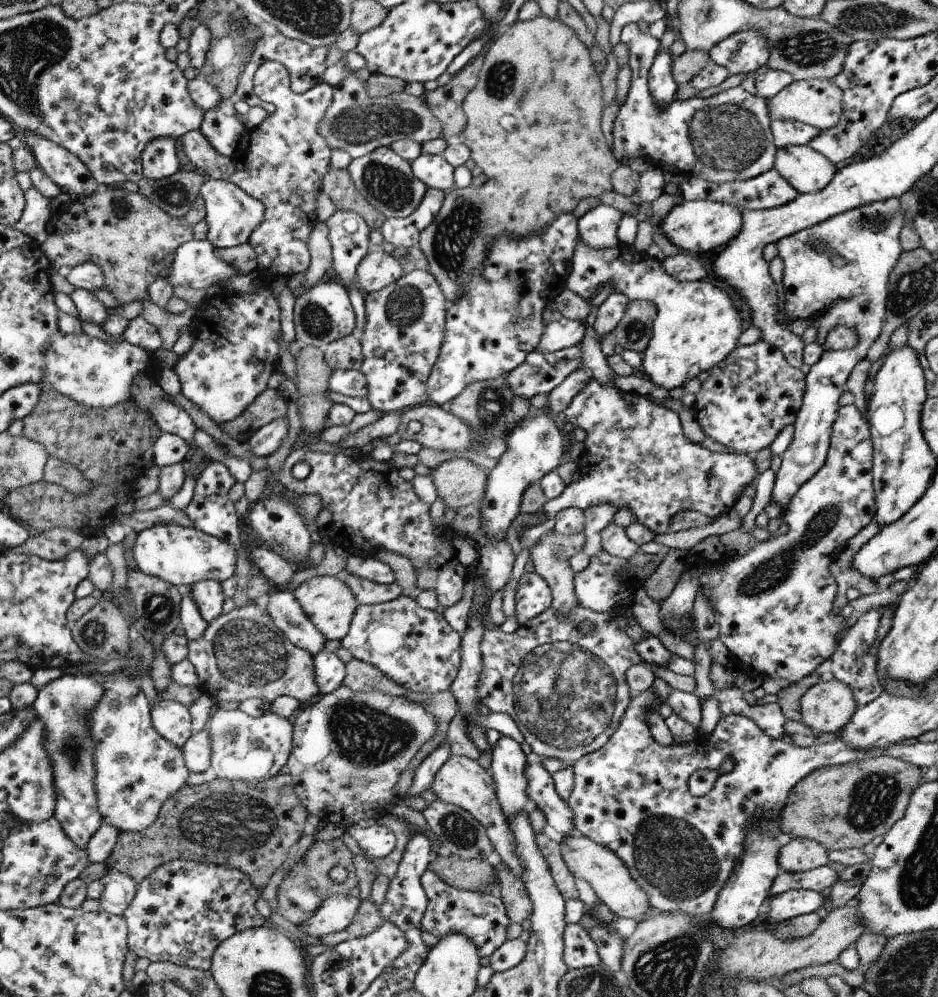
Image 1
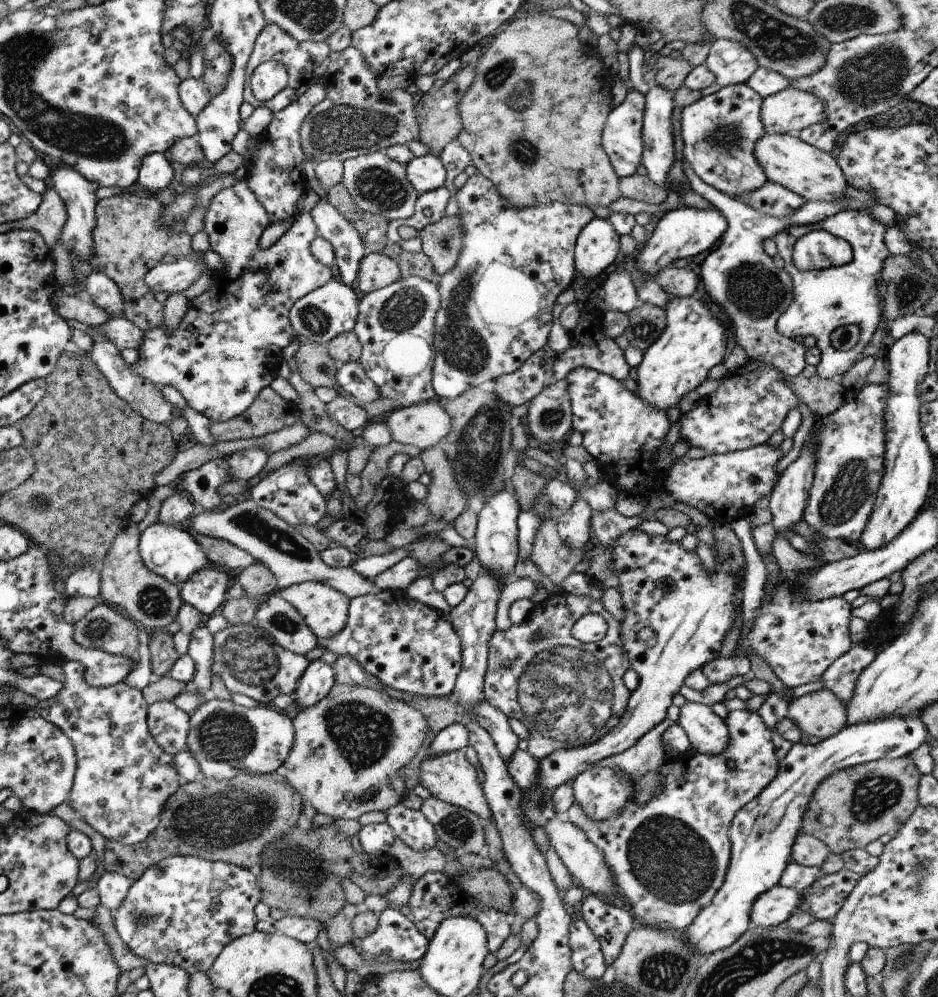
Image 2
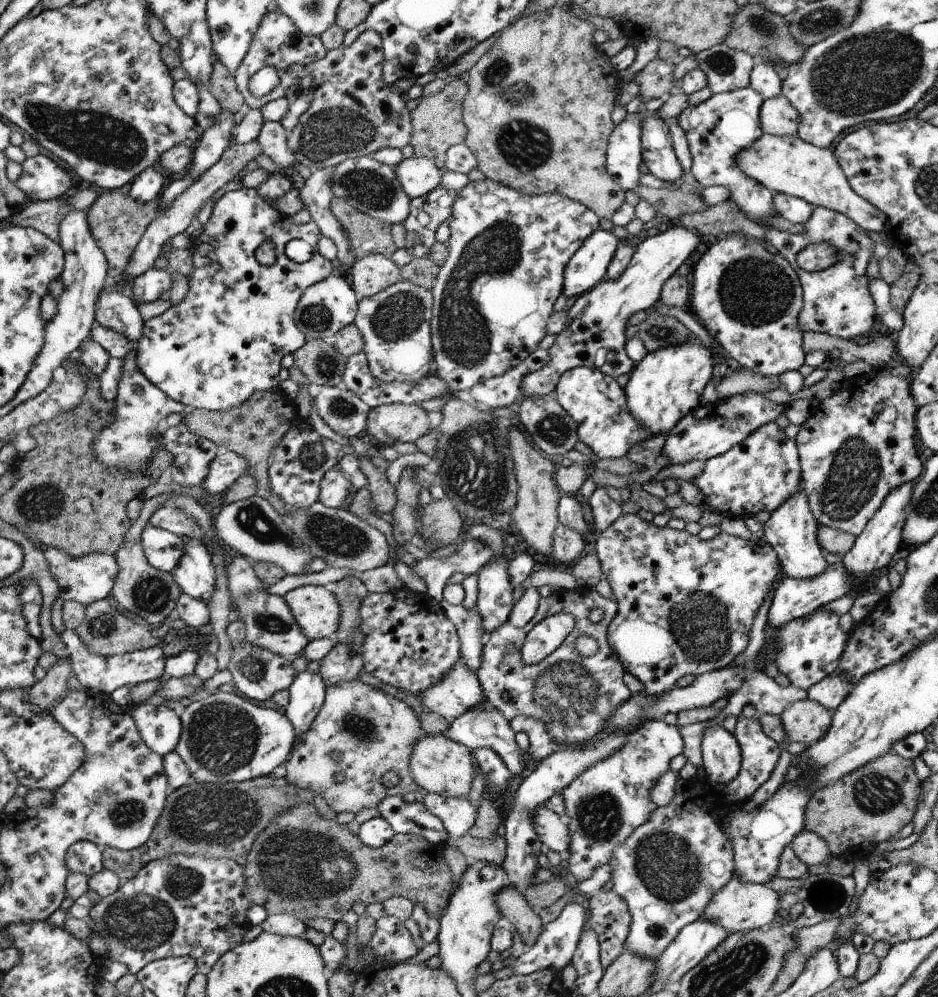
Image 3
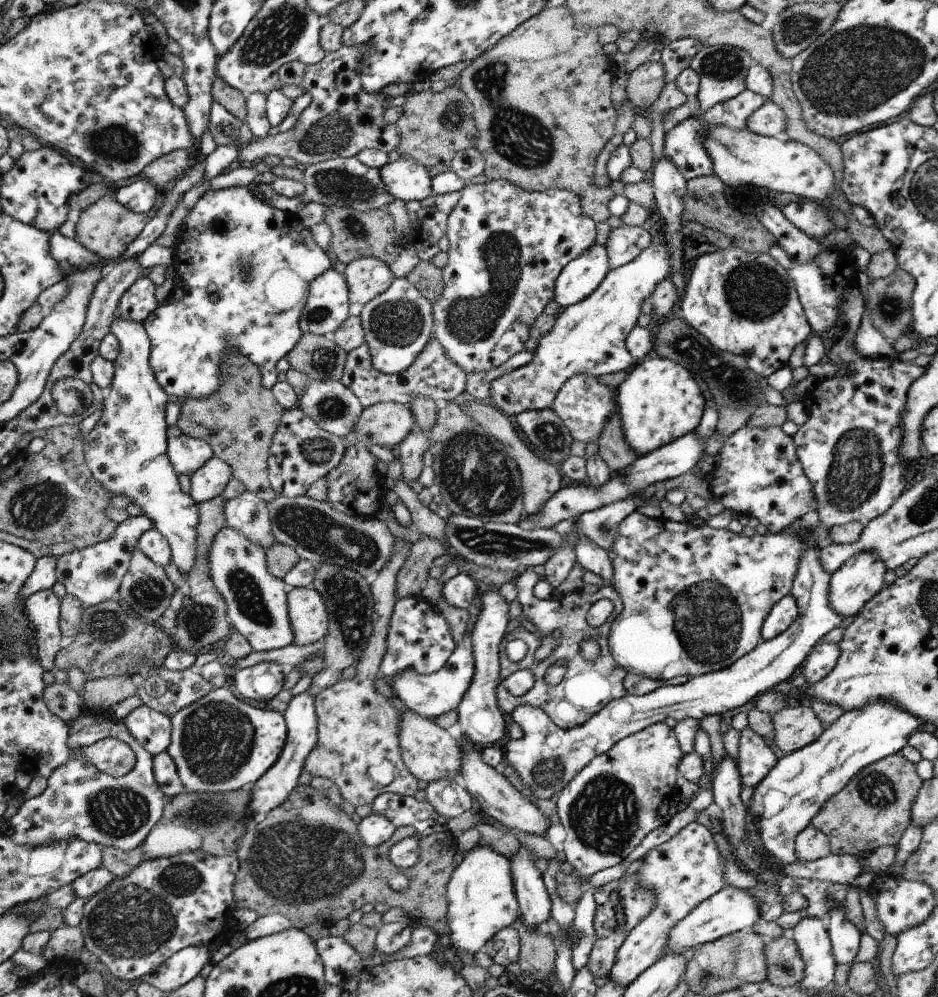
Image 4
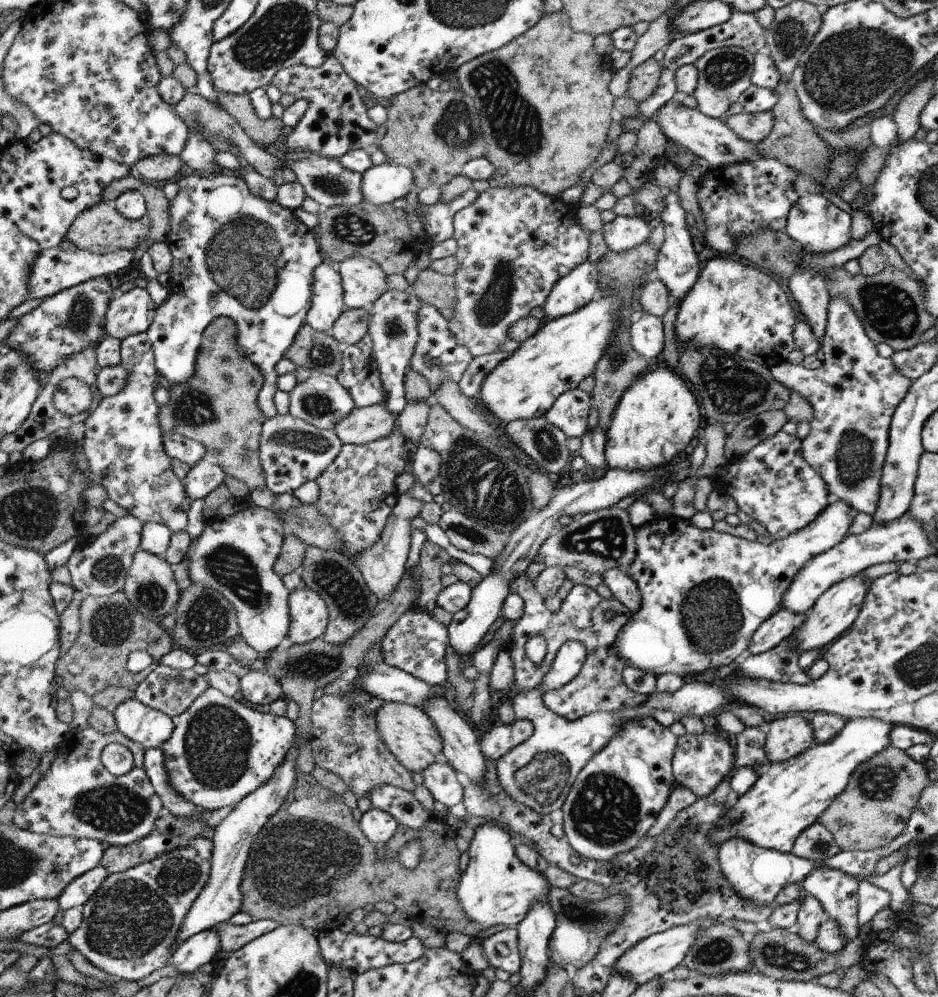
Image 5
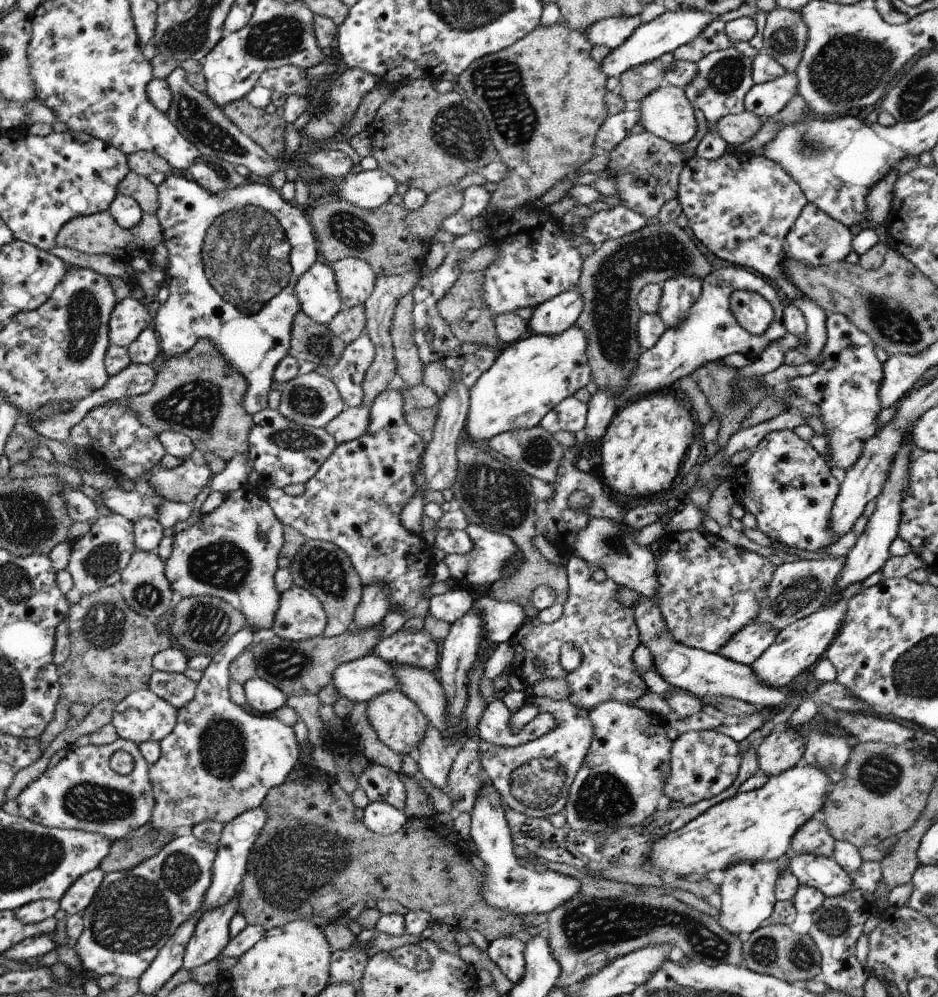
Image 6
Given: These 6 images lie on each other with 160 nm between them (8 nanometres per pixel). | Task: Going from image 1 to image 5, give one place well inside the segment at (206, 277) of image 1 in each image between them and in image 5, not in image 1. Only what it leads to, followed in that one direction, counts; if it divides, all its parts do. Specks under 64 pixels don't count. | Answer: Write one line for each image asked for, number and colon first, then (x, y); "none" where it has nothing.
2: (176, 277)
3: (154, 283)
4: (139, 301)
5: (132, 313)

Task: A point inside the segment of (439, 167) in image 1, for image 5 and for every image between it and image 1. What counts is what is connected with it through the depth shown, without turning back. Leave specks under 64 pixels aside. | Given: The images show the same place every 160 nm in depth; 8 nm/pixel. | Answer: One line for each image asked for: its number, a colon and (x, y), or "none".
2: (427, 173)
3: (420, 176)
4: (406, 179)
5: (382, 185)

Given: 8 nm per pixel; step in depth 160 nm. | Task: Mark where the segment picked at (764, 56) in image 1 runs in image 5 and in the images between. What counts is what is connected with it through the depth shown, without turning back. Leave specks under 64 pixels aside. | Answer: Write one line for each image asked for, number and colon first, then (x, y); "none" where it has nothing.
2: (731, 63)
3: (727, 69)
4: (722, 69)
5: (724, 73)

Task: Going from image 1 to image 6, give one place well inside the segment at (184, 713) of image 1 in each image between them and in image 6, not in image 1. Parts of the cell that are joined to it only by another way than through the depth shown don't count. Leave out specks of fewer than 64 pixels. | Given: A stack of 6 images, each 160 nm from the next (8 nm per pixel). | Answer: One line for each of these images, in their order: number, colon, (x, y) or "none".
2: (169, 725)
3: (161, 727)
4: (152, 729)
5: (151, 728)
6: (142, 716)

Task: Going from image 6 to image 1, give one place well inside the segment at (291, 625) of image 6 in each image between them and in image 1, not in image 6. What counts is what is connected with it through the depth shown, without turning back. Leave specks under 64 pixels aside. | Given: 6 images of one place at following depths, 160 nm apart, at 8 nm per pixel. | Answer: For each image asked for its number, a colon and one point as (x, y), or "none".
1: (328, 601)
2: (325, 609)
3: (316, 609)
4: (308, 611)
5: (310, 617)

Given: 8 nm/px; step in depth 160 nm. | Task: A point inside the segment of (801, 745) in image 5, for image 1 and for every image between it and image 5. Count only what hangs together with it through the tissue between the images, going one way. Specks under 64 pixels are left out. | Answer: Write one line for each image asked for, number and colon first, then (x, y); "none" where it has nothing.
1: (827, 707)
2: (822, 714)
3: (807, 721)
4: (796, 727)

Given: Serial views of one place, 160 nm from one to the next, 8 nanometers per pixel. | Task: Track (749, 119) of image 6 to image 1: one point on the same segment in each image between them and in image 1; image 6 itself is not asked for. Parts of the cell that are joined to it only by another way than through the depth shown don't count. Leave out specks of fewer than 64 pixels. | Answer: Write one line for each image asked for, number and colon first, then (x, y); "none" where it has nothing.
1: (818, 102)
2: (789, 111)
3: (777, 116)
4: (769, 120)
5: (754, 127)

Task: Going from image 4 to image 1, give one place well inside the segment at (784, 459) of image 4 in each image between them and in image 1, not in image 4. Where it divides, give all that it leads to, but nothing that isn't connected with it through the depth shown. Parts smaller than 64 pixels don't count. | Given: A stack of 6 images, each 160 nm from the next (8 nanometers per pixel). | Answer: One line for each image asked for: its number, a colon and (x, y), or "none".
1: (640, 460)
2: (619, 429)
3: (761, 472)

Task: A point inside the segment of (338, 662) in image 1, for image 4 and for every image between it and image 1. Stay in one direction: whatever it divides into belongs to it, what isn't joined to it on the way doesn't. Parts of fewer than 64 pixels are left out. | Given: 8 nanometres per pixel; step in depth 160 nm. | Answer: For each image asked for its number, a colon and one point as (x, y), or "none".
2: (319, 679)
3: (307, 695)
4: (273, 788)

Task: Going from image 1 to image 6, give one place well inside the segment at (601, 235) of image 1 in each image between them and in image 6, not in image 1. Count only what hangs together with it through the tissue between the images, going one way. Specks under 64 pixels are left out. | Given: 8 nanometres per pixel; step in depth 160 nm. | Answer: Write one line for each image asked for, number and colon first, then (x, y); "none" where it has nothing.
2: (598, 245)
3: (589, 265)
4: (581, 278)
5: (575, 290)
6: (554, 317)

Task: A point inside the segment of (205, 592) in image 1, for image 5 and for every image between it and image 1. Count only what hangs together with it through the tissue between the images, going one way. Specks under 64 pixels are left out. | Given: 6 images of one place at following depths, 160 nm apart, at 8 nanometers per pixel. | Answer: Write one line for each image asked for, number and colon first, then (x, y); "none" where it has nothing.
2: (207, 591)
3: (195, 573)
4: (127, 449)
5: (124, 435)

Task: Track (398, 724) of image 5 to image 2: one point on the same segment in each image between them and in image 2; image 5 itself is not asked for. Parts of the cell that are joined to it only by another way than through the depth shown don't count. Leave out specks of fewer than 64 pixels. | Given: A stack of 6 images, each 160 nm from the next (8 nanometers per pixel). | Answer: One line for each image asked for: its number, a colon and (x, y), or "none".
2: (449, 777)
3: (438, 764)
4: (431, 753)

